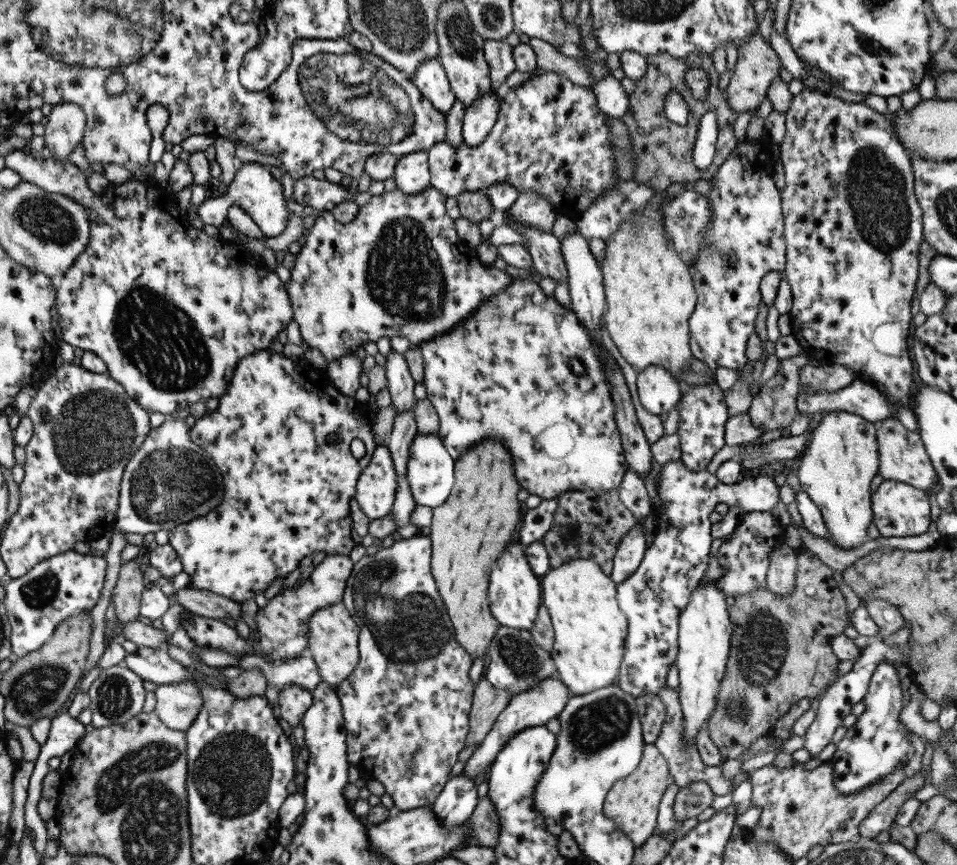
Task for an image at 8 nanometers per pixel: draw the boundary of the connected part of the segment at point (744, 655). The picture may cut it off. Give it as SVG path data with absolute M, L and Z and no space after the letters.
M792 525L785 528L785 544L798 550L795 592L788 597L778 597L765 586L758 591L738 596L731 601L730 620L733 624L731 650L726 674L716 698L716 710L706 722L709 737L722 758L739 758L760 736L769 736L776 721L786 714L792 704L802 698L816 698L838 680L841 661L834 654L830 640L844 632L850 623L846 600L836 586L832 568L826 566L812 552L804 548L800 532Z

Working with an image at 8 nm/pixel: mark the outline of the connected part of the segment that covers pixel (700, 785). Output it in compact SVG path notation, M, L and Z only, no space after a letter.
M690 782L677 793L674 800L674 815L680 821L699 816L704 809L710 807L715 797L706 782Z

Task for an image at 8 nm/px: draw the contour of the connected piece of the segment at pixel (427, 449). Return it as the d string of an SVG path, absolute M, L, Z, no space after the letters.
M416 432L410 452L408 452L408 464L406 464L406 479L412 491L414 501L420 506L430 506L436 508L442 505L454 486L454 465L455 460L446 450L442 440L437 434L420 434Z

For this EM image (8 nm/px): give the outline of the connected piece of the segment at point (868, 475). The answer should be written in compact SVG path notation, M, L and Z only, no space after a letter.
M830 412L822 416L818 425L810 434L810 442L802 456L797 459L798 475L801 490L810 495L810 499L820 508L824 525L836 542L838 548L856 549L869 539L868 528L873 522L870 483L879 469L878 425L851 412Z

